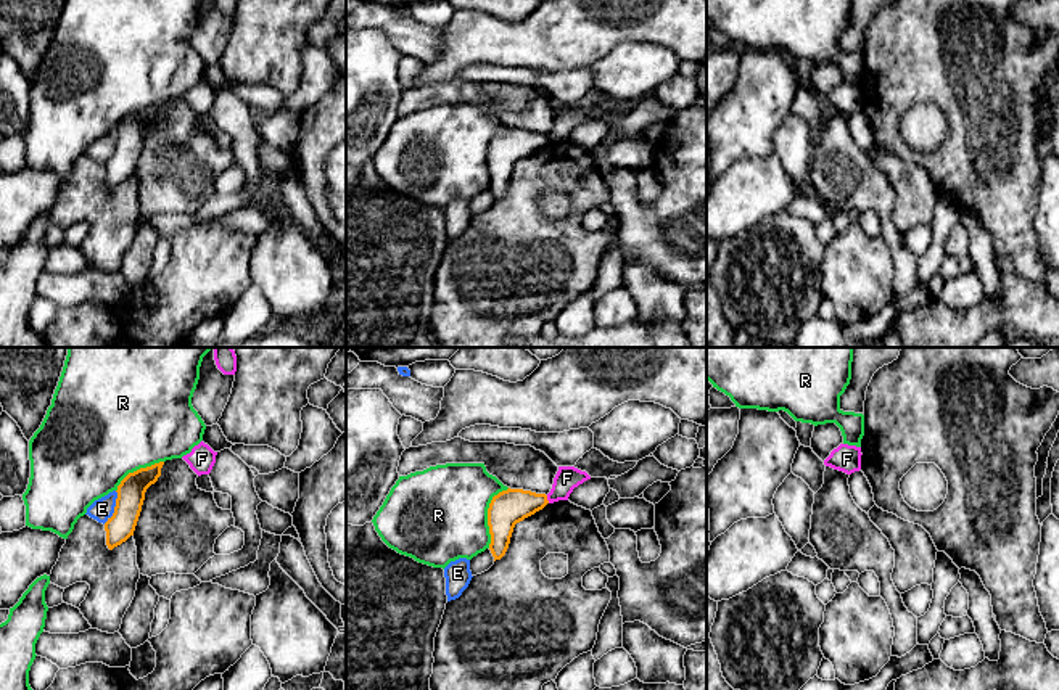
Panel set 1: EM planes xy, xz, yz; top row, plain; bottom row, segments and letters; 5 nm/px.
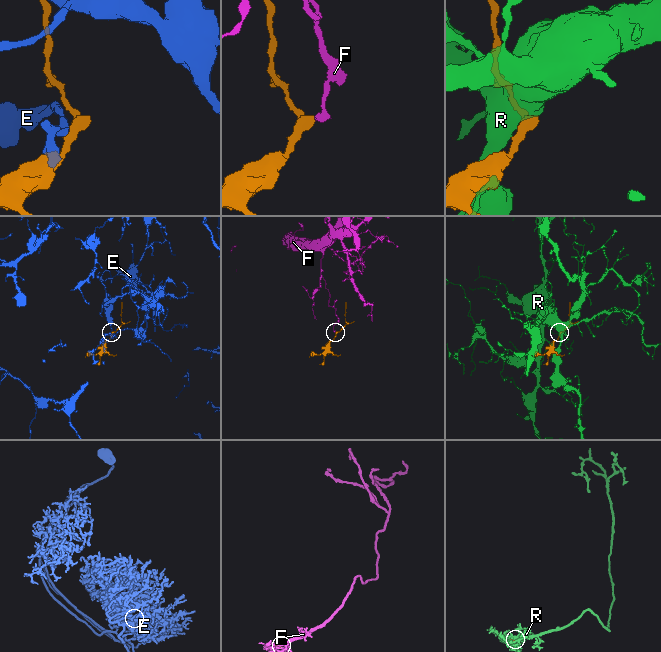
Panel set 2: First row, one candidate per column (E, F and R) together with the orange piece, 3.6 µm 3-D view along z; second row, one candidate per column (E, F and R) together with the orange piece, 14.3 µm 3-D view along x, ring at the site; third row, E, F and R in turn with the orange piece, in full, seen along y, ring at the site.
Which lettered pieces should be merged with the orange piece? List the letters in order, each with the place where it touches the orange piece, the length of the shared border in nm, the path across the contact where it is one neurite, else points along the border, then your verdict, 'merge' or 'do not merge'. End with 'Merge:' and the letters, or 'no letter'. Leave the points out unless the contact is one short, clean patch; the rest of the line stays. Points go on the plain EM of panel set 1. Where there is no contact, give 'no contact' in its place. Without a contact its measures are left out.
E: contact xy (115, 147); length 180 nm; do not merge
F: contact xz (546, 139); length 40 nm; border xz (546, 135), (549, 142); do not merge
R: contact xz (488, 155); length 320 nm; do not merge
Merge: no letter

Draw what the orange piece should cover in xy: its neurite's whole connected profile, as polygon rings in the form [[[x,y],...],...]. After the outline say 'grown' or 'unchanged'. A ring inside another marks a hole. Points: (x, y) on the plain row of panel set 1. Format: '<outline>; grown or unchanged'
[[[164,101],[129,113],[117,125],[114,153],[105,162],[109,190],[134,175],[146,129],[158,121]]]; unchanged

